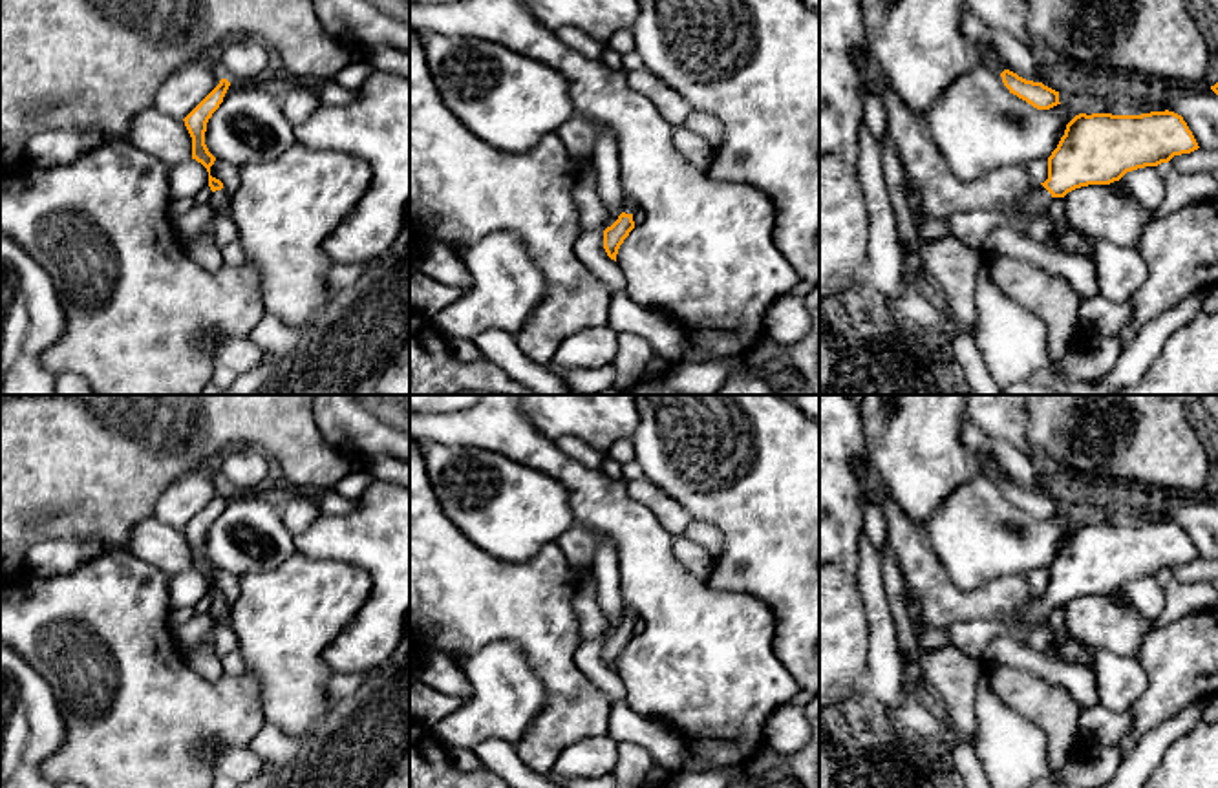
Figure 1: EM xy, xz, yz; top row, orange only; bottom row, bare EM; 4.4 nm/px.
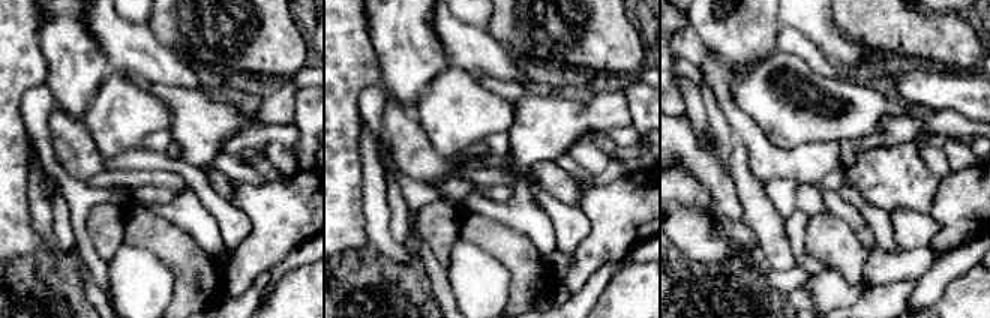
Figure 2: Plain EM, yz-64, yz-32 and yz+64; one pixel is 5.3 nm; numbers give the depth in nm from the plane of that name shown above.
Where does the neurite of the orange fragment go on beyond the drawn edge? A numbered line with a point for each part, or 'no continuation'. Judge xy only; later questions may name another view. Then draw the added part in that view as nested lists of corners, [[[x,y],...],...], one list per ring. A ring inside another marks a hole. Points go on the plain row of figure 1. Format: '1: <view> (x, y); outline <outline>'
1: xy (220, 607); outline [[[223,598],[212,602],[210,616],[216,620],[216,625],[229,625],[229,603]]]

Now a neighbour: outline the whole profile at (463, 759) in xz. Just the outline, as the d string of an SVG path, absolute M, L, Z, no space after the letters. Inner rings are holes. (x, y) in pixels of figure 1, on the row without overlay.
M450 750L448 757L452 766L461 772L474 772L483 768L483 764L475 759L475 755L470 750Z

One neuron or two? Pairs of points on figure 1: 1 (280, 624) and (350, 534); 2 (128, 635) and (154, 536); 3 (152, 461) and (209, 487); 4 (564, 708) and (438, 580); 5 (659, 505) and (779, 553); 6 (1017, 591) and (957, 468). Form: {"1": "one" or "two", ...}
{"1": "two", "2": "two", "3": "two", "4": "one", "5": "two", "6": "two"}

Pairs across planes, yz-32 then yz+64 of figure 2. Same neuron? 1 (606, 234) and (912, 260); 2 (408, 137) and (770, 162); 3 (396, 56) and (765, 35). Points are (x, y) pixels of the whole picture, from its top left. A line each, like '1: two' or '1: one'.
1: two
2: one
3: one

